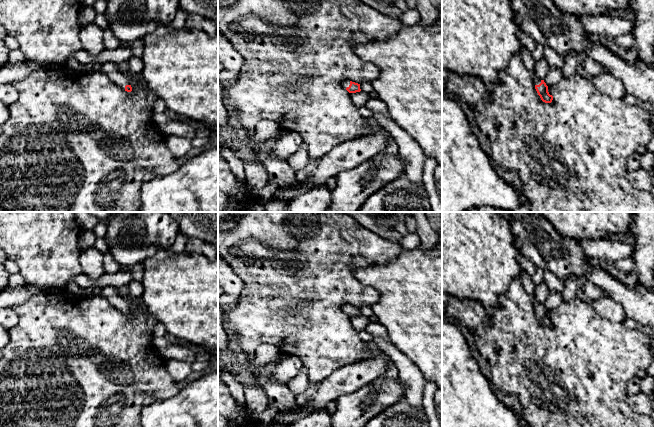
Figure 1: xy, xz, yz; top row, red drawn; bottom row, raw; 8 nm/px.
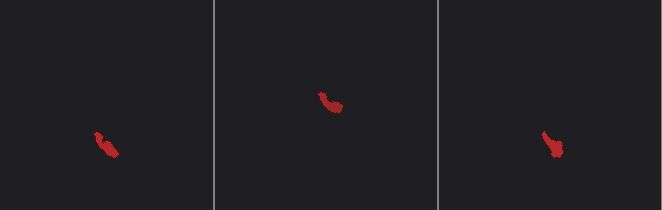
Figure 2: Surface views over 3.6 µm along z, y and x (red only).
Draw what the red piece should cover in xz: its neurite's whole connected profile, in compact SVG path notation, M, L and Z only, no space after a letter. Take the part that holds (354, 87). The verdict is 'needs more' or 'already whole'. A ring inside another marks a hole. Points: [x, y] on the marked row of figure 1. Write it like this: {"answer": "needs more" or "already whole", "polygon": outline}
{"answer": "needs more", "polygon": "M345 80L342 82L342 86L349 92L349 93L356 93L356 92L360 92L360 84L349 81L349 80Z"}

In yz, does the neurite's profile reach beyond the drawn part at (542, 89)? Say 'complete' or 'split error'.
split error

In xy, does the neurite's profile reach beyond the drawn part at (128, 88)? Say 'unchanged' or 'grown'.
grown

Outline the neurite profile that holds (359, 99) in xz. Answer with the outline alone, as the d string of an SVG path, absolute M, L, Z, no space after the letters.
M362 91L356 93L350 93L351 102L357 107L364 107L369 100L370 95Z

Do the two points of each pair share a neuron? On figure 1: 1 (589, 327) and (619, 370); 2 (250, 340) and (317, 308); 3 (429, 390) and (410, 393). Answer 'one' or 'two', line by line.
1: one
2: one
3: two

